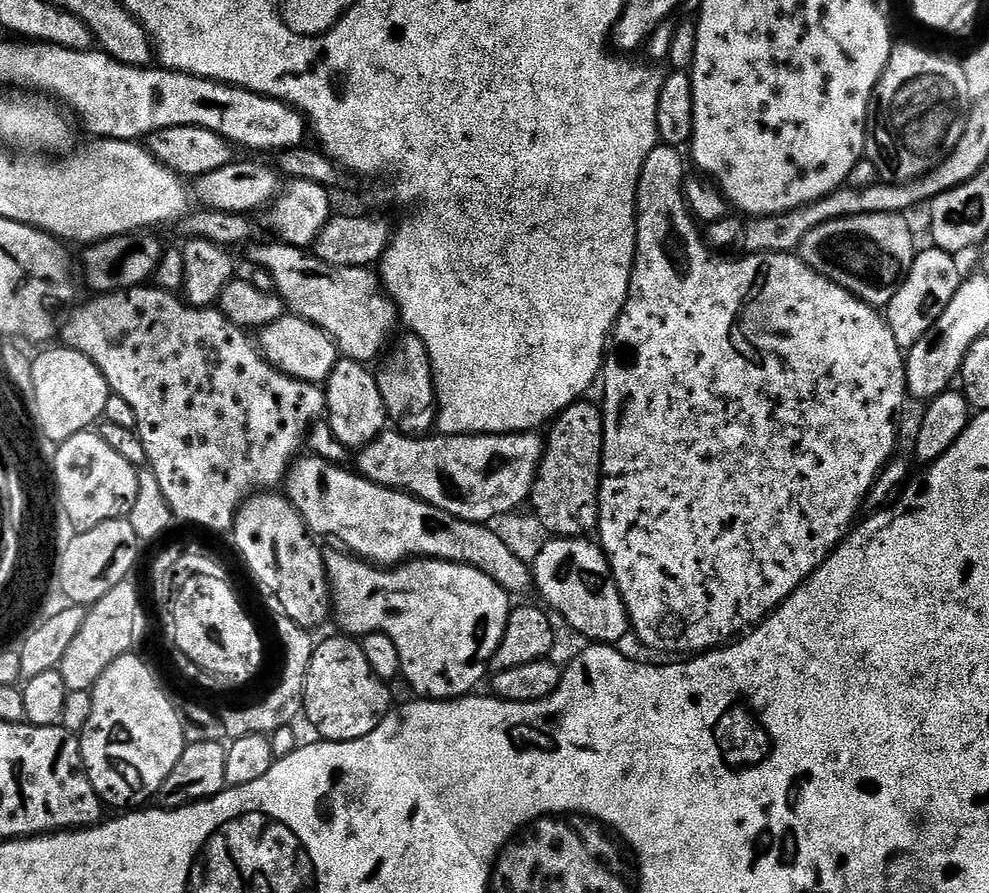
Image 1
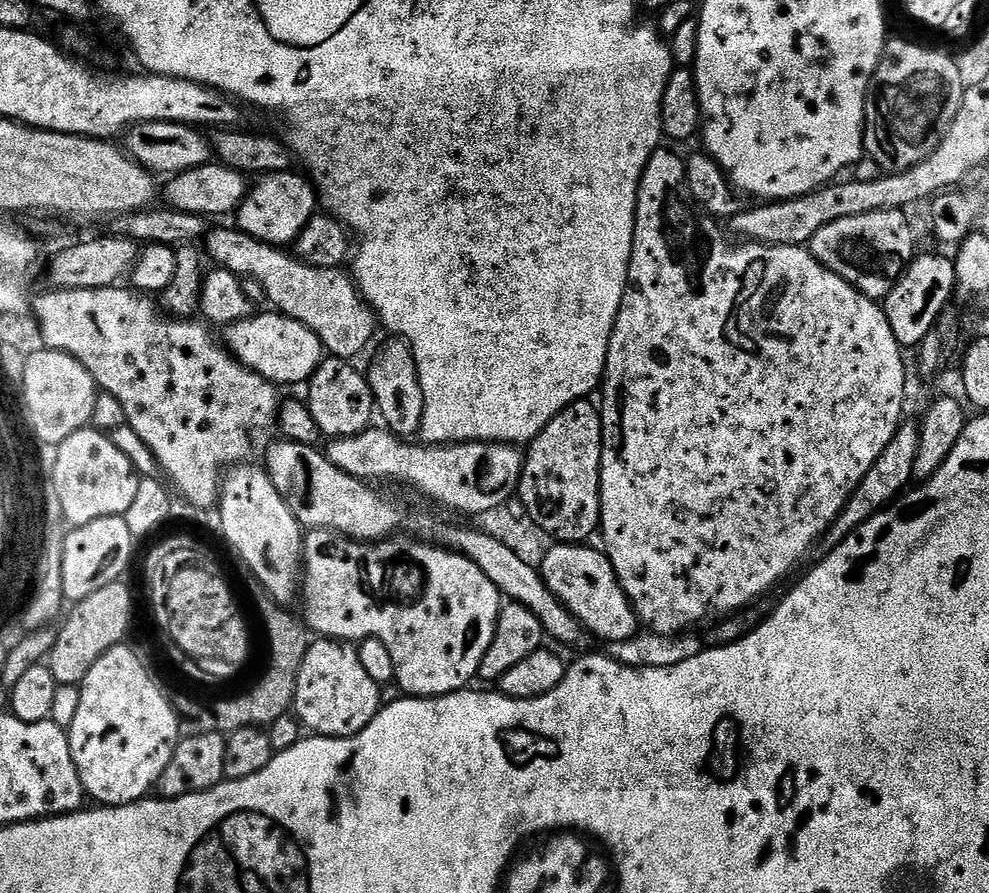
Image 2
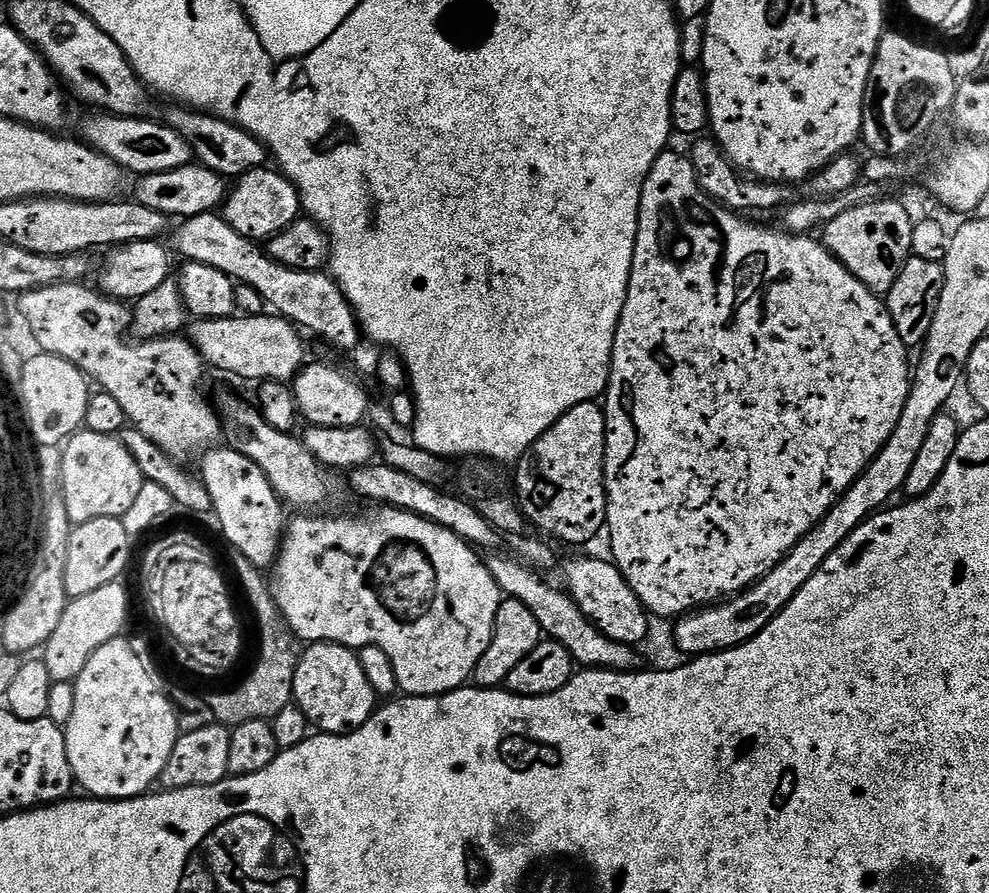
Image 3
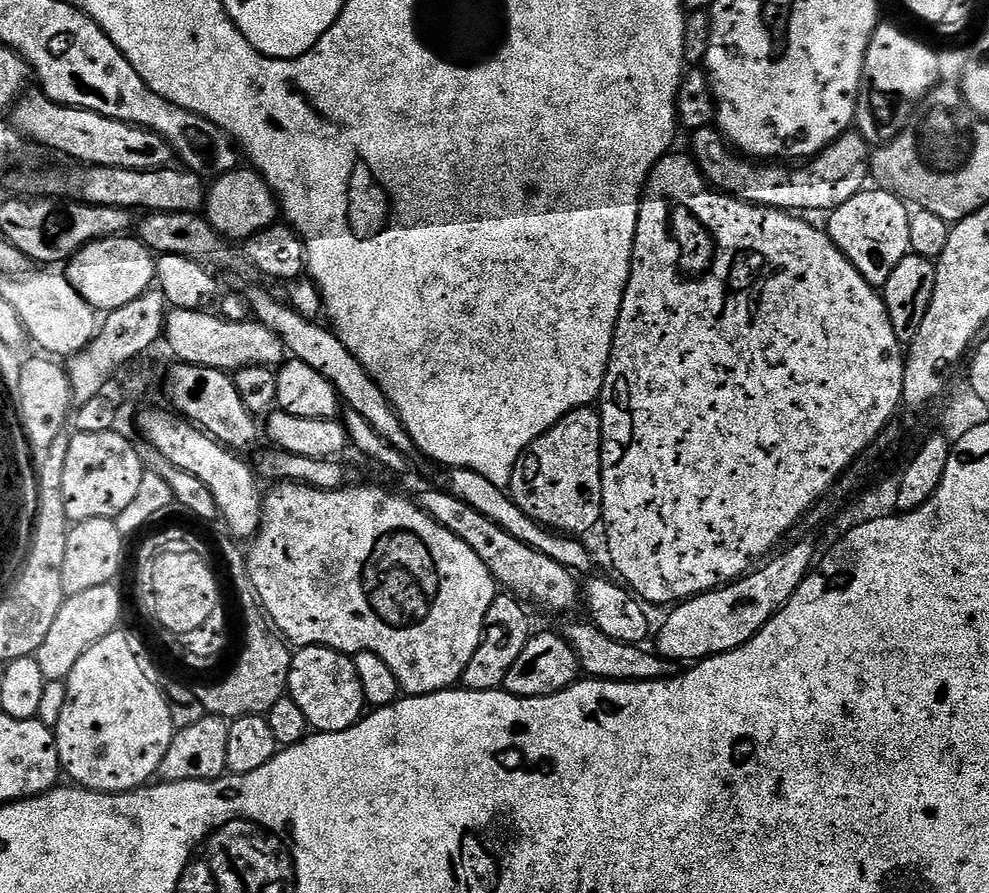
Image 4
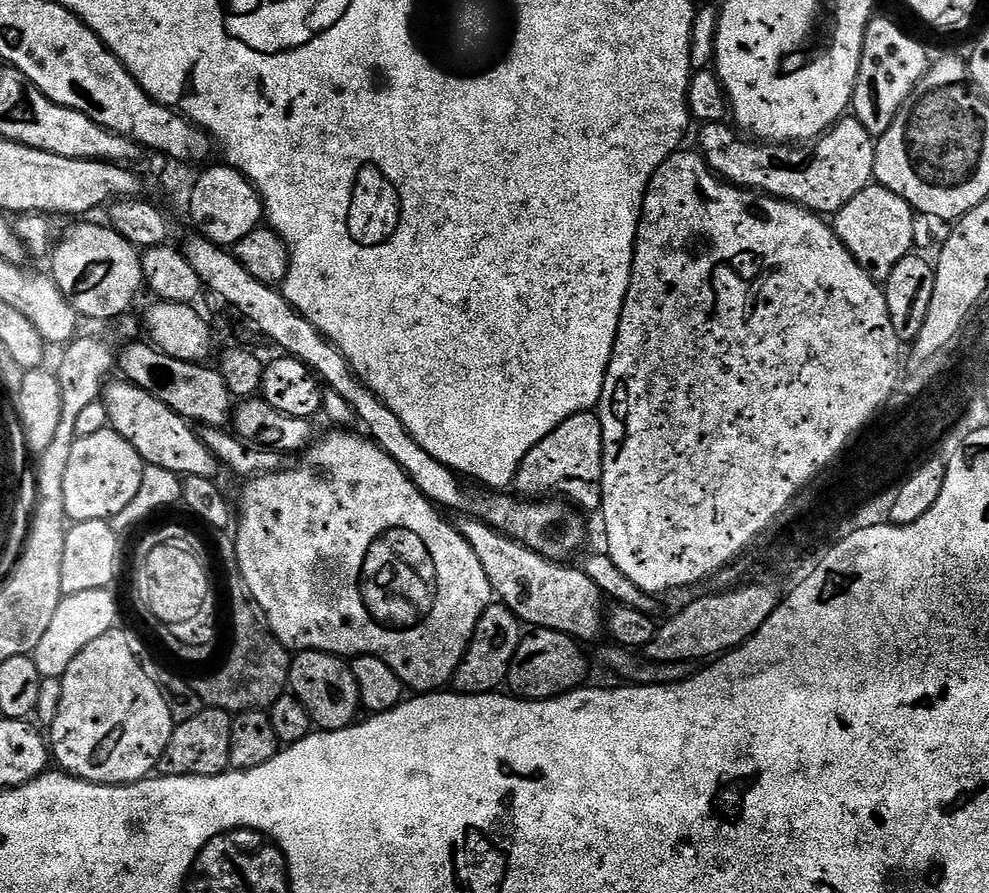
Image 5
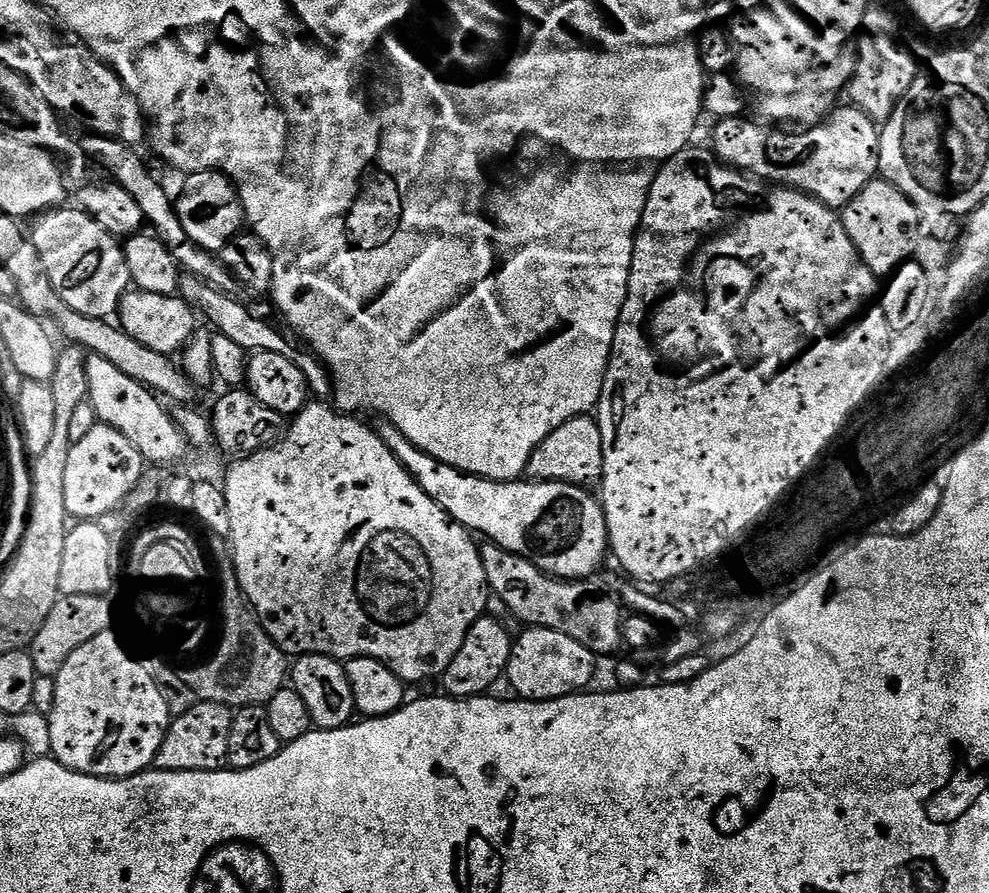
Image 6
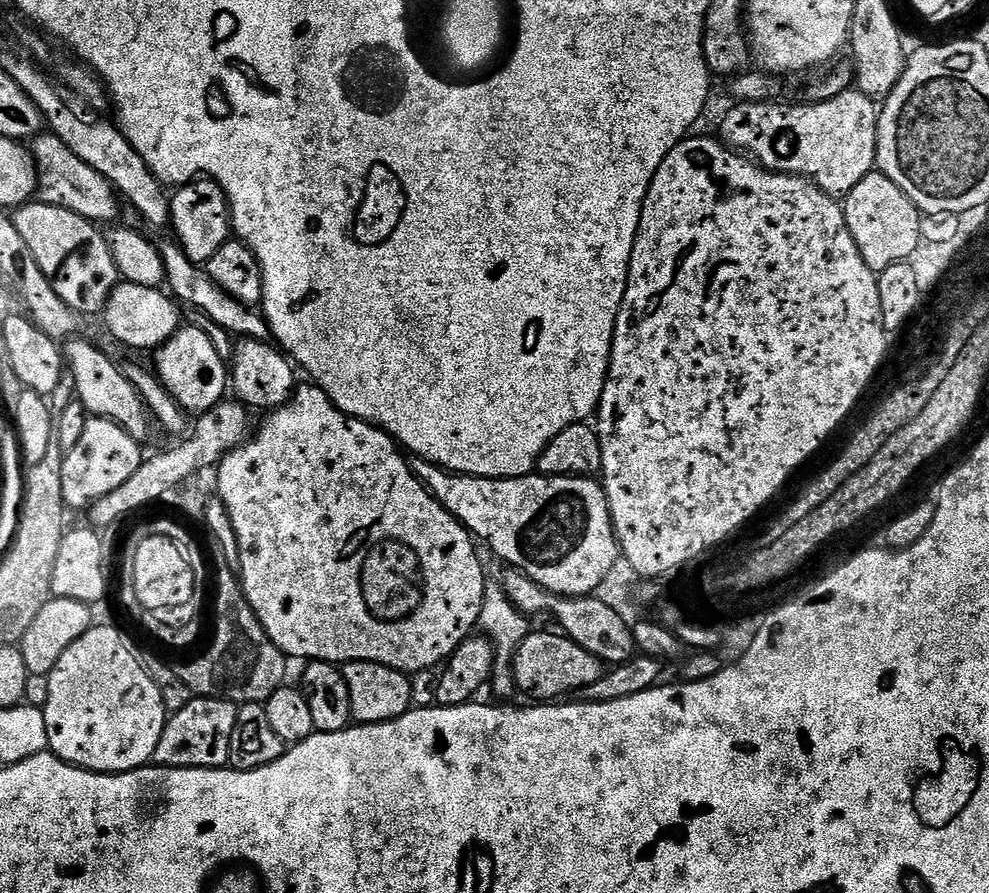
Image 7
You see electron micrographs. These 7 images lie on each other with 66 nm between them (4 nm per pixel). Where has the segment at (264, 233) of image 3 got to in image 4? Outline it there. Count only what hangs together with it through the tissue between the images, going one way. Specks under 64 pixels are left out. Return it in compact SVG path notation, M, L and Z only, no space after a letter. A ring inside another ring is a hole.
M241 166L235 172L215 177L207 185L202 215L225 240L243 242L263 228L277 223L278 201L264 177L255 168Z

